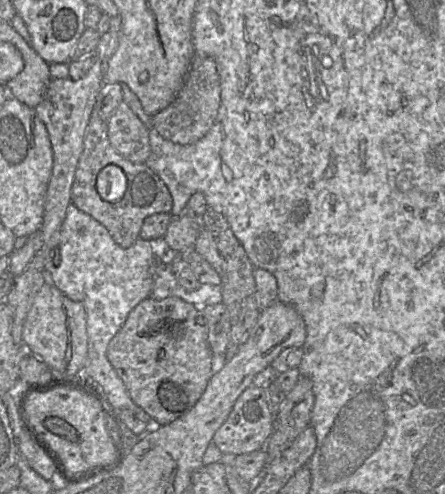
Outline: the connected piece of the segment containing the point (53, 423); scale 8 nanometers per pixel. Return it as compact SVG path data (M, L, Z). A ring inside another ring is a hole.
M60 384L47 391L34 391L27 399L28 420L59 454L70 472L80 472L96 464L110 463L115 448L96 397L74 384Z

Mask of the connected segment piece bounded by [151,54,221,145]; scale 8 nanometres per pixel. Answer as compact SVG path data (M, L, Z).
M194 54L184 83L175 99L151 117L152 126L164 139L189 145L204 137L213 126L221 103L220 76L215 61L207 55Z

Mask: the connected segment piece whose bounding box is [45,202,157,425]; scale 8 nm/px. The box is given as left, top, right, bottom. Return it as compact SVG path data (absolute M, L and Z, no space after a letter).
M72 202L66 209L66 216L60 230L57 246L60 264L52 266L49 257L45 262L46 281L52 283L68 299L81 302L86 312L87 358L84 377L91 380L107 401L116 409L129 409L142 421L151 425L151 417L130 398L122 380L107 358L107 347L125 323L129 313L143 300L150 298L154 289L154 269L157 265L156 244L140 237L128 248L114 242L108 230L90 215L80 211Z

